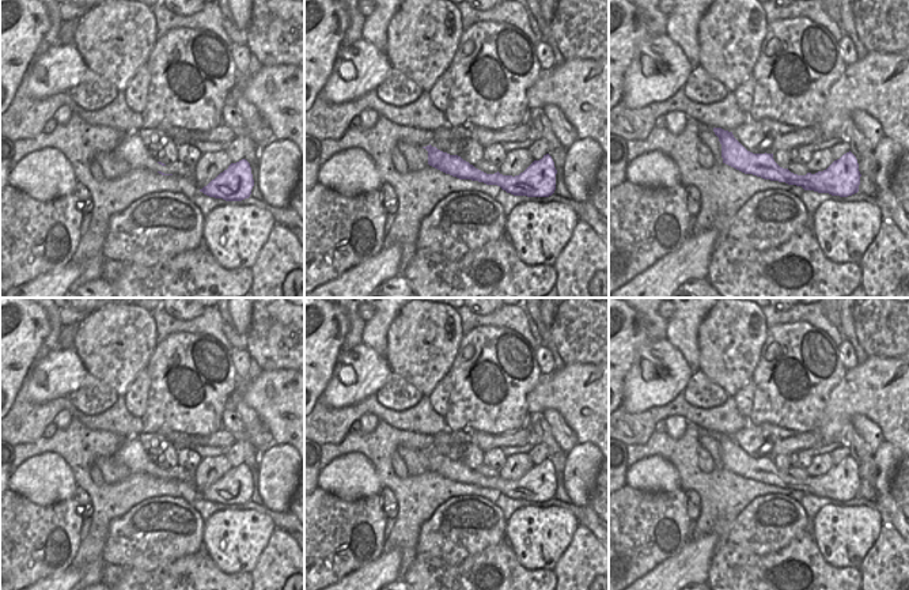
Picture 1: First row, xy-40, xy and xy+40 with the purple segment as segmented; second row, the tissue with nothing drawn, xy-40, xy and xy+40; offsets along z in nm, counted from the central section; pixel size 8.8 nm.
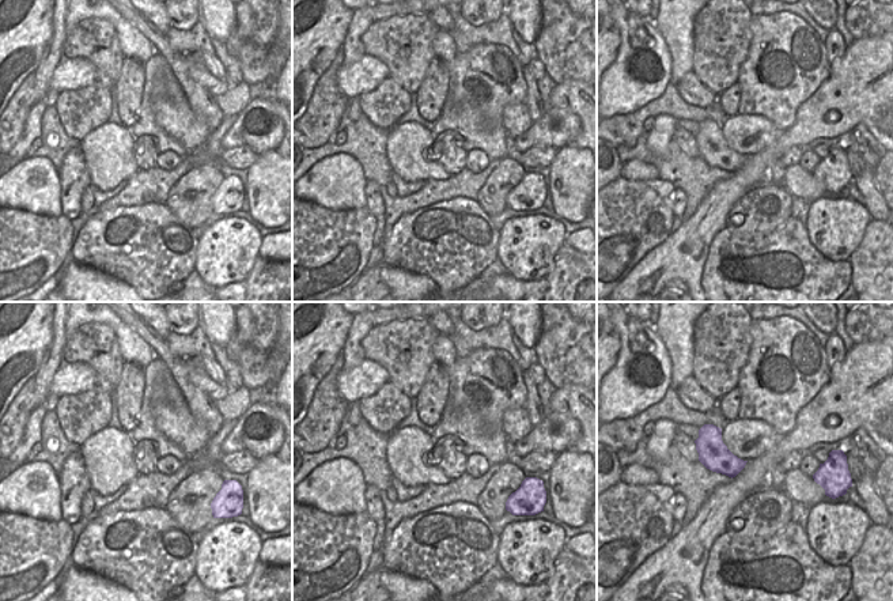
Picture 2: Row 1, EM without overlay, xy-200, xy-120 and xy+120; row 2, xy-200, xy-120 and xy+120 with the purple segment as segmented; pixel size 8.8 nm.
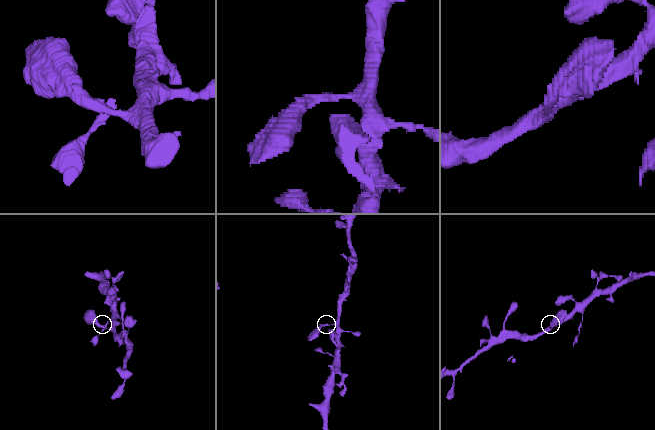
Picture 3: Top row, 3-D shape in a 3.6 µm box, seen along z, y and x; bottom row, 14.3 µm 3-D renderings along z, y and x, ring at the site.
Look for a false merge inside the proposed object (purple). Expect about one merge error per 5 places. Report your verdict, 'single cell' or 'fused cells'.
single cell

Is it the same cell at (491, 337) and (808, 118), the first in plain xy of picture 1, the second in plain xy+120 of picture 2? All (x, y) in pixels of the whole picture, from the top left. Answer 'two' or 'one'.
two

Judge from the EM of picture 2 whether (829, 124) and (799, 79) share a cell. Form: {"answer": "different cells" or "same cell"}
{"answer": "different cells"}

